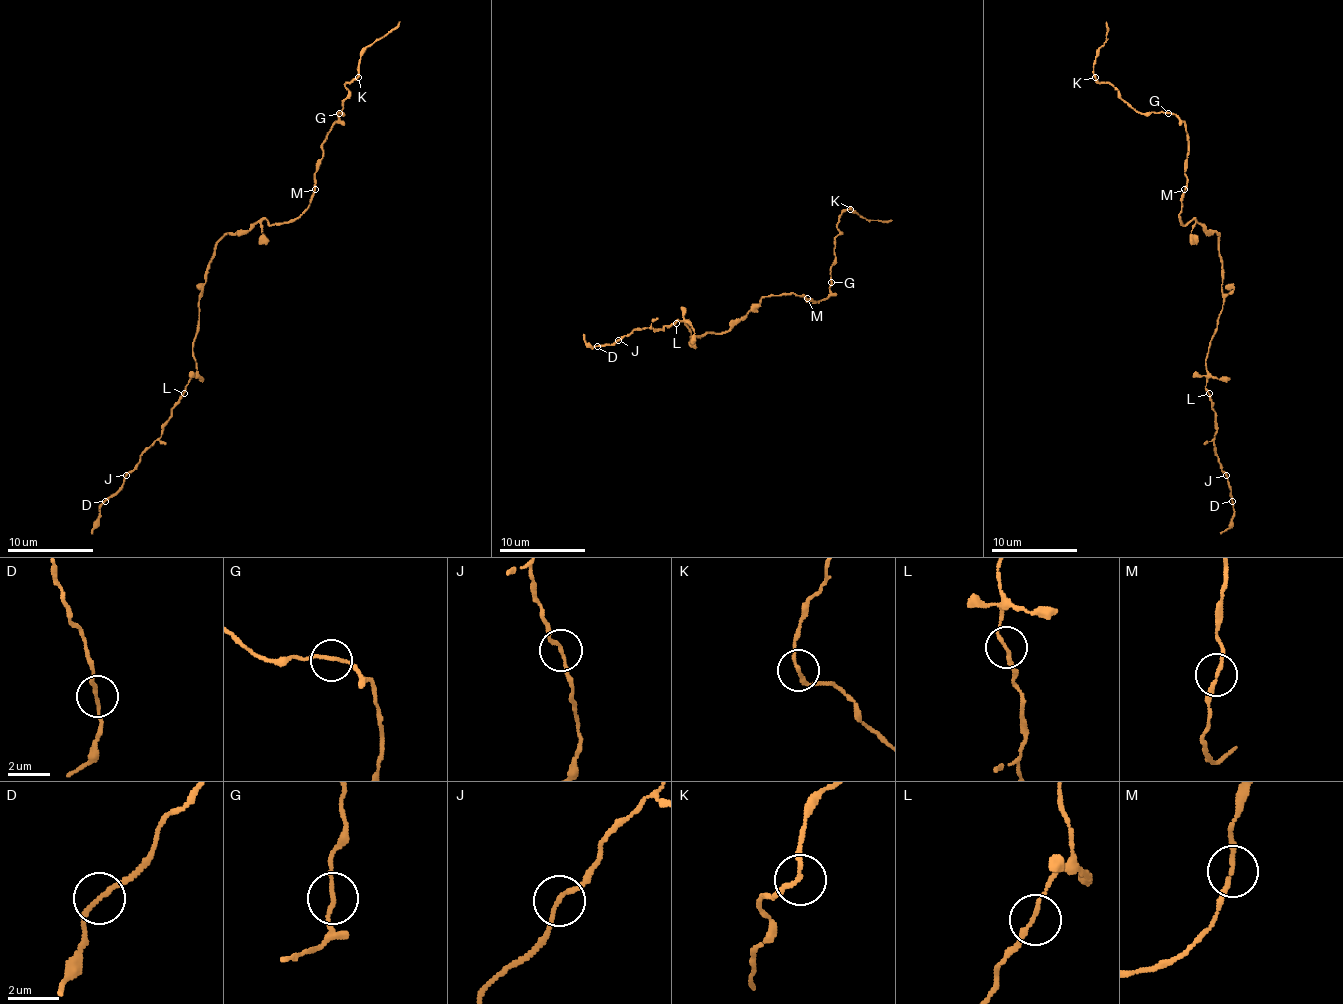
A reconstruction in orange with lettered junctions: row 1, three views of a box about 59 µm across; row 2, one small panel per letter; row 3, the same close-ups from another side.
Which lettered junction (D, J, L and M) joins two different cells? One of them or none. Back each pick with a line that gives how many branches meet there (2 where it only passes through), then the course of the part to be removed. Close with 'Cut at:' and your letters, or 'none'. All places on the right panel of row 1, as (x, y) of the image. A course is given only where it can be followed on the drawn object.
Cut at: none

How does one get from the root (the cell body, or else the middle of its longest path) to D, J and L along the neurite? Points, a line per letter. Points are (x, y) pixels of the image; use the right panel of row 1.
D: (1211, 232), (1219, 234), (1224, 305), (1207, 354), (1204, 387), (1215, 412), (1213, 445), (1232, 501)
J: (1211, 232), (1219, 234), (1224, 305), (1207, 354), (1204, 387), (1215, 412), (1213, 445), (1217, 462), (1226, 475)
L: (1211, 232), (1219, 234), (1224, 305), (1207, 354), (1204, 387), (1209, 393)

